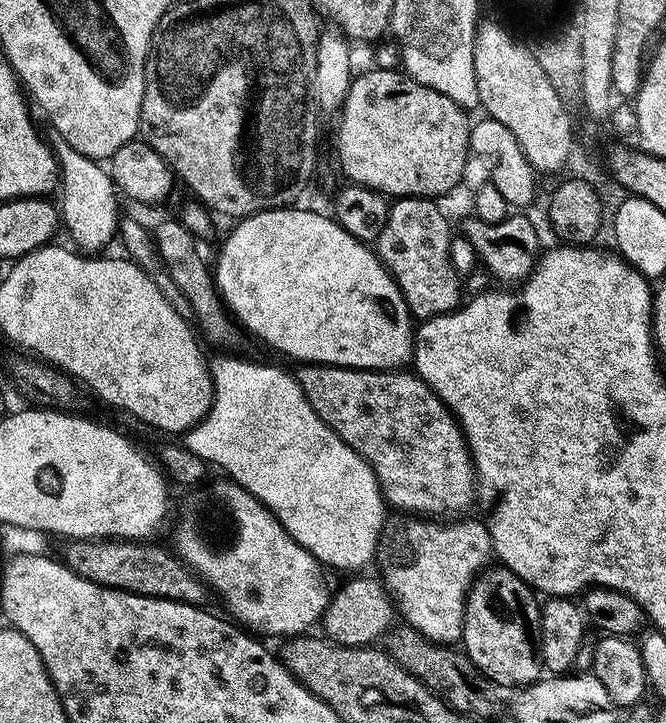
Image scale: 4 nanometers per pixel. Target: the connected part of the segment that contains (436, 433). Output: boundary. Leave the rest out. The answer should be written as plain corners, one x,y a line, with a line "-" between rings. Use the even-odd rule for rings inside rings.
300,364
294,375
314,414
372,467
389,509
421,518
460,518
478,496
468,441
455,416
412,370

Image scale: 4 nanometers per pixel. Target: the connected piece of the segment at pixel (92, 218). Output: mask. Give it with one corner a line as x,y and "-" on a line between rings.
52,132
50,147
58,165
59,210
63,227
68,227
70,235
76,239
75,247
88,254
99,253
99,248
107,246
117,235
122,219
120,204
116,201
118,189
109,169
103,163
92,160
86,154
78,154
62,138
62,134

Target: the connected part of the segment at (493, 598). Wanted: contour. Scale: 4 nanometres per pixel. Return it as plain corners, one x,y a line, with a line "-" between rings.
489,566
477,576
468,592
464,607
464,634
462,651
474,662
474,666
501,689
523,690
529,684
535,684
542,676
540,662
540,605
537,593
518,574
503,566

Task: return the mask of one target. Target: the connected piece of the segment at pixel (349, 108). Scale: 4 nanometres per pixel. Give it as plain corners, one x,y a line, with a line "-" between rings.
373,67
372,72
364,72
353,79
352,85
349,86
348,92
344,95
344,102
338,109
340,115
340,129
336,132
336,160
340,163
340,168
344,171
344,180
361,184
367,188
372,188
376,192
383,192
389,198
399,198
402,196
423,196
425,198
439,198
447,194
455,184
461,183
465,179
464,167
470,159
469,144
471,142
471,127
469,113
457,106
450,98
446,98
446,94
438,94
438,90
434,90
430,86
420,84
411,76
403,71
390,69
380,69

